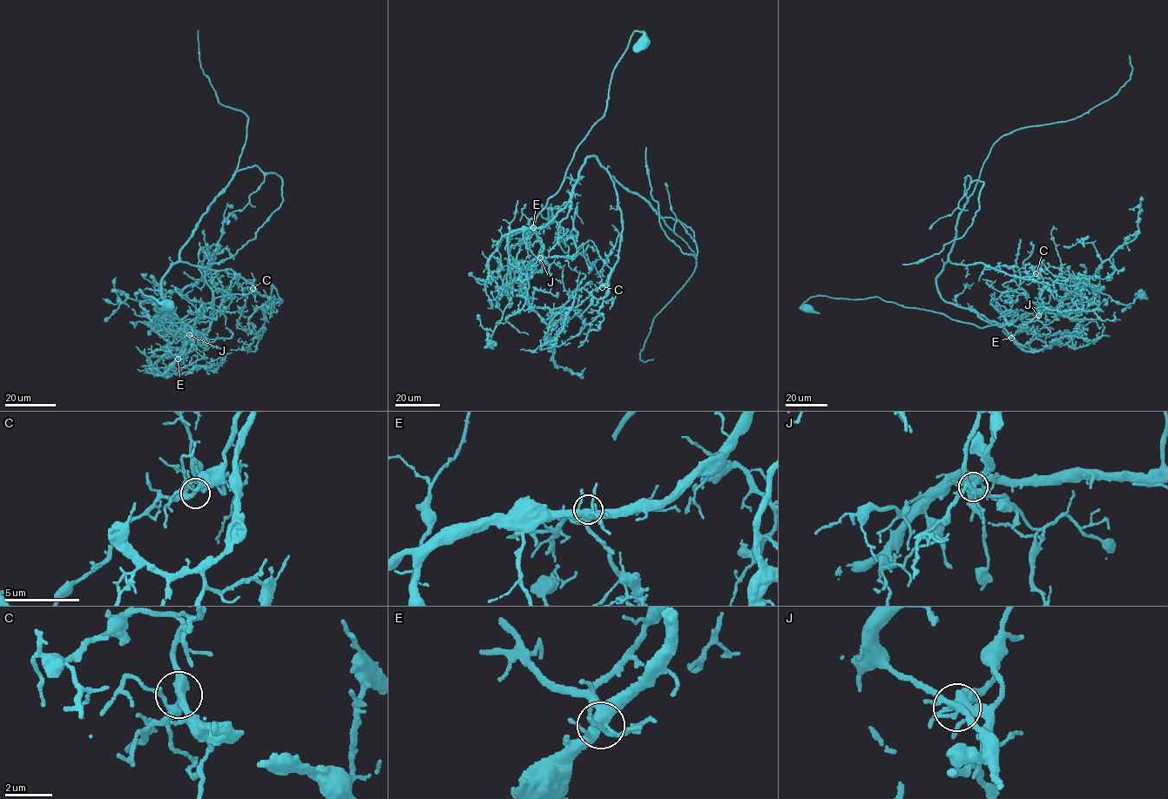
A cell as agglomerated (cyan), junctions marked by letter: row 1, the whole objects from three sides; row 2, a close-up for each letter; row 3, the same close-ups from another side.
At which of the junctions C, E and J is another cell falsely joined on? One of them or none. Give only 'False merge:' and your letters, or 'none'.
False merge: J

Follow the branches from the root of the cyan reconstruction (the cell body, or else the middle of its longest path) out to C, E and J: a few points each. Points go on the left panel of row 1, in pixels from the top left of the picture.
C: (170, 305), (139, 289), (163, 304), (176, 355), (192, 339), (183, 325), (253, 288)
E: (170, 305), (139, 289), (163, 304), (158, 318), (172, 343), (160, 335), (178, 359)
J: (170, 305), (139, 289), (163, 304), (158, 318), (172, 343), (160, 335), (171, 352), (180, 352), (189, 334)

